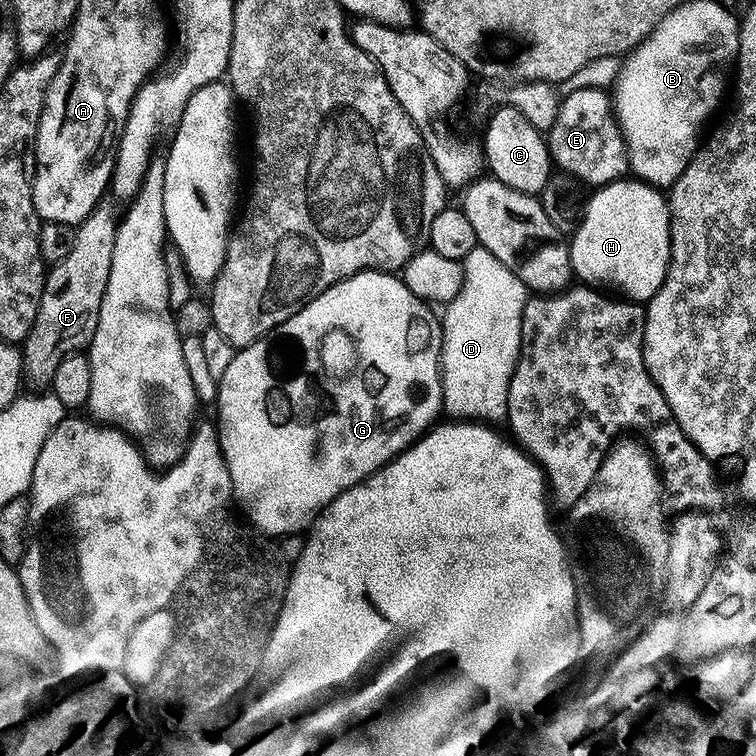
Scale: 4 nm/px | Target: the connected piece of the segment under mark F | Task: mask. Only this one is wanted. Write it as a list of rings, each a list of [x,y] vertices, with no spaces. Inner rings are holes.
[[[110,200],[98,201],[88,217],[75,225],[74,246],[70,246],[70,254],[47,269],[38,314],[22,345],[23,375],[28,384],[51,385],[58,362],[79,353],[92,342],[92,335],[98,326],[98,314],[102,310],[106,282],[110,278],[110,262],[114,258],[118,212],[116,216]]]

